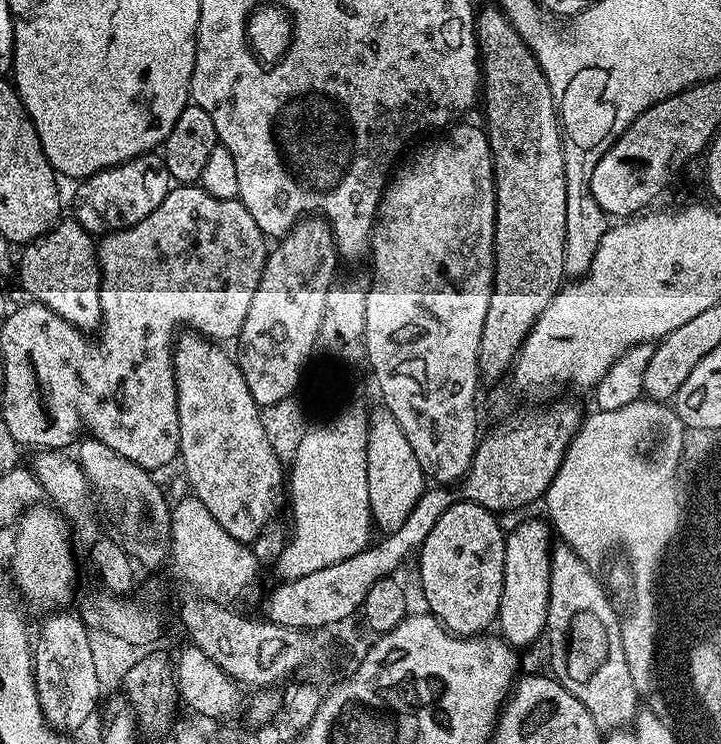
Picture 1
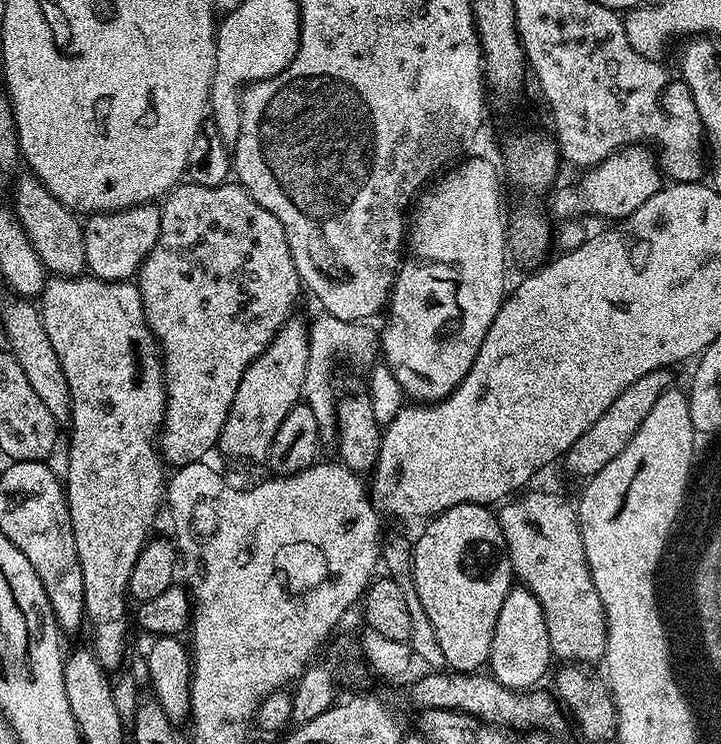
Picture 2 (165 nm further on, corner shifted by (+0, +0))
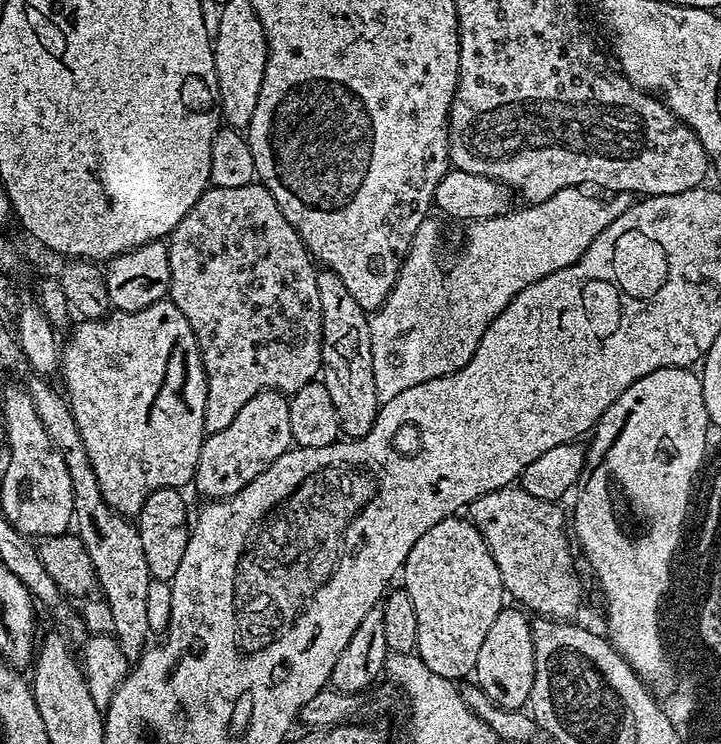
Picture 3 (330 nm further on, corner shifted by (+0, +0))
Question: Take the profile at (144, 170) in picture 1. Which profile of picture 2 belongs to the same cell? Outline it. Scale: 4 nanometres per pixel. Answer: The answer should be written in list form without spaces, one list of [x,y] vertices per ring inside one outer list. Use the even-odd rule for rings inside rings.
[[[155,203],[136,204],[116,212],[93,212],[83,221],[86,268],[100,280],[128,282],[137,275],[140,263],[158,242],[162,226],[161,209]]]

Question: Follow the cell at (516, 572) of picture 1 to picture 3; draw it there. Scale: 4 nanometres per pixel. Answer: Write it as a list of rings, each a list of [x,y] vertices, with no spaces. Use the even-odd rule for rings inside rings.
[[[506,606],[500,611],[498,618],[494,618],[486,639],[482,641],[482,651],[478,654],[474,673],[475,683],[498,706],[523,709],[528,704],[535,673],[536,639],[532,637],[529,613],[516,606]]]

